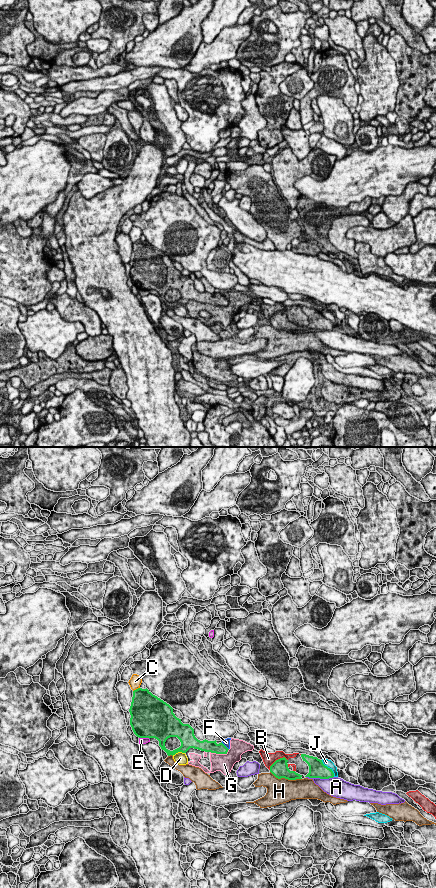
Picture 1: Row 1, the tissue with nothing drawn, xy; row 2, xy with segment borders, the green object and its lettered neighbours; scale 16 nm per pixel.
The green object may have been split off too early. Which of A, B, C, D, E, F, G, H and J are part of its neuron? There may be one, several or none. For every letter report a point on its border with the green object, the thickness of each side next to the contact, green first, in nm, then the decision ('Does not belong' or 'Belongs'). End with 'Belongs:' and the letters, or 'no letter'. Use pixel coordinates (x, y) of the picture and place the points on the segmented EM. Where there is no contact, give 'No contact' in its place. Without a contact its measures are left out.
A: Touches green at xy (320, 778). Thickness 280 nm (green) against 280 nm. Does not belong
B: Touches green at xy (278, 759). Thickness 280 nm (green) against 190 nm. Does not belong
C: Touches green at xy (136, 689). Thickness 380 nm (green) against 190 nm. Does not belong
D: Touches green at xy (178, 751). Thickness 260 nm (green) against 200 nm. Does not belong
E: Touches green at xy (144, 737). Thickness 500 nm (green) against 100 nm. Does not belong
F: Touches green at xy (225, 746). Thickness 190 nm (green) against 120 nm. Does not belong
G: Touches green at xy (219, 753). Thickness 190 nm (green) against 280 nm. Does not belong
H: Touches green at xy (286, 778). Thickness 280 nm (green) against 400 nm. Does not belong
J: Touches green at xy (329, 768). Thickness 280 nm (green) against 120 nm. Does not belong
Belongs: no letter

